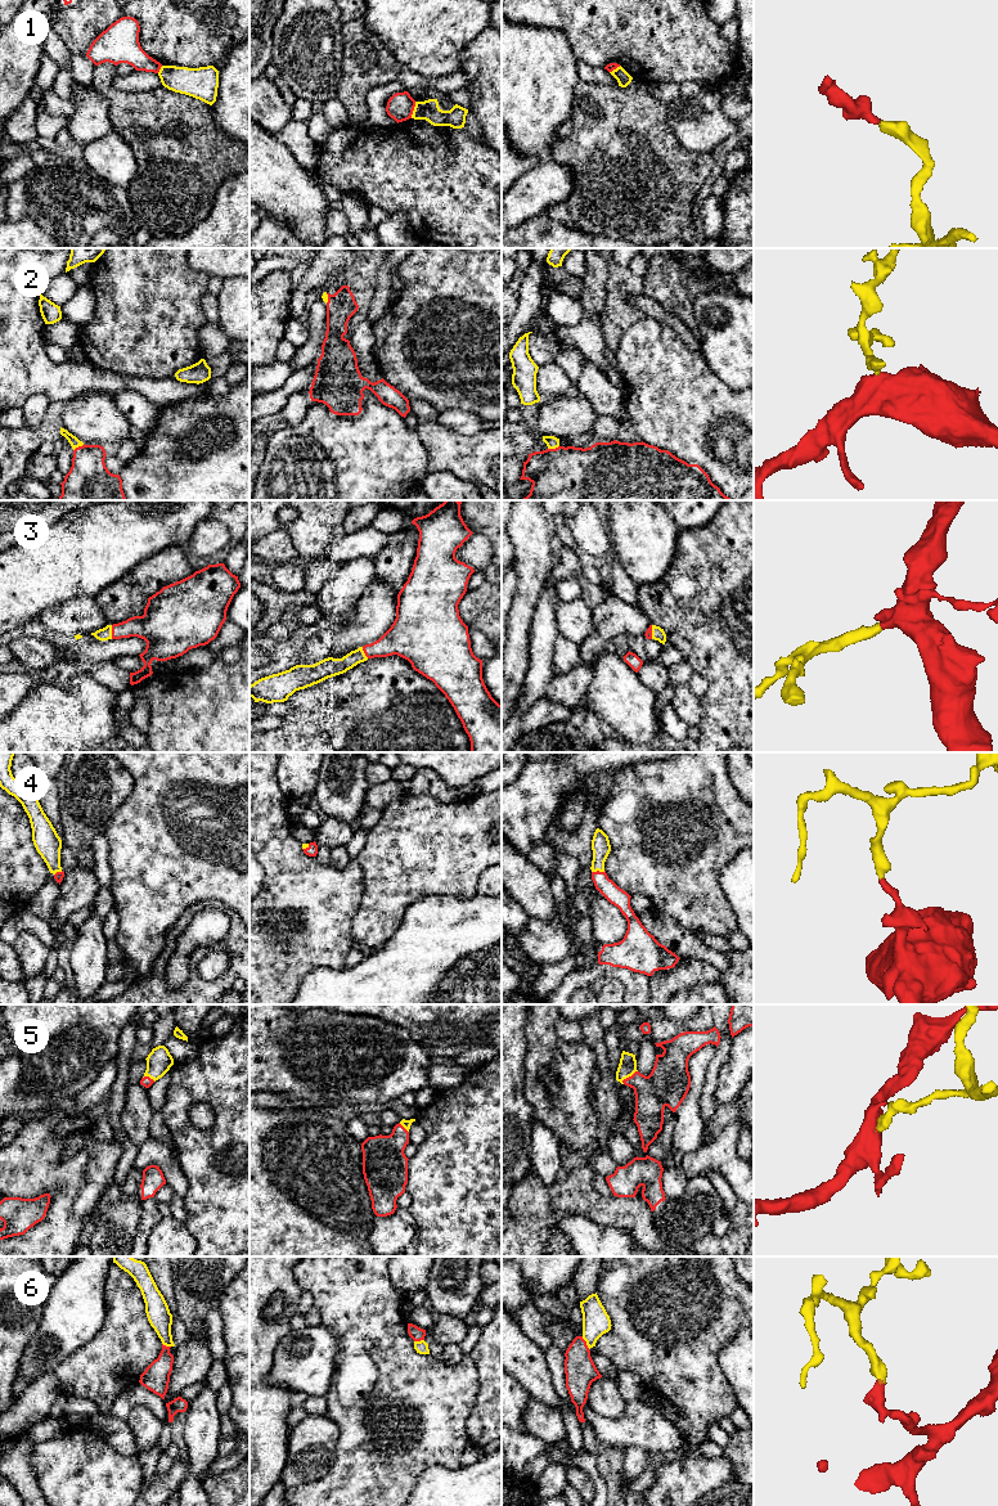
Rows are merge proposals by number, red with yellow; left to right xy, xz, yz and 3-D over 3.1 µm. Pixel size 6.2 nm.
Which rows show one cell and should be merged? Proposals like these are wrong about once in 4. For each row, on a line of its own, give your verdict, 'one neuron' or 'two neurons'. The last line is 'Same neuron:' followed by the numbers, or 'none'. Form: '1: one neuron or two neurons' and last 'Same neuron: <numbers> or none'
1: two neurons
2: one neuron
3: one neuron
4: one neuron
5: one neuron
6: two neurons
Same neuron: 2, 3, 4, 5

